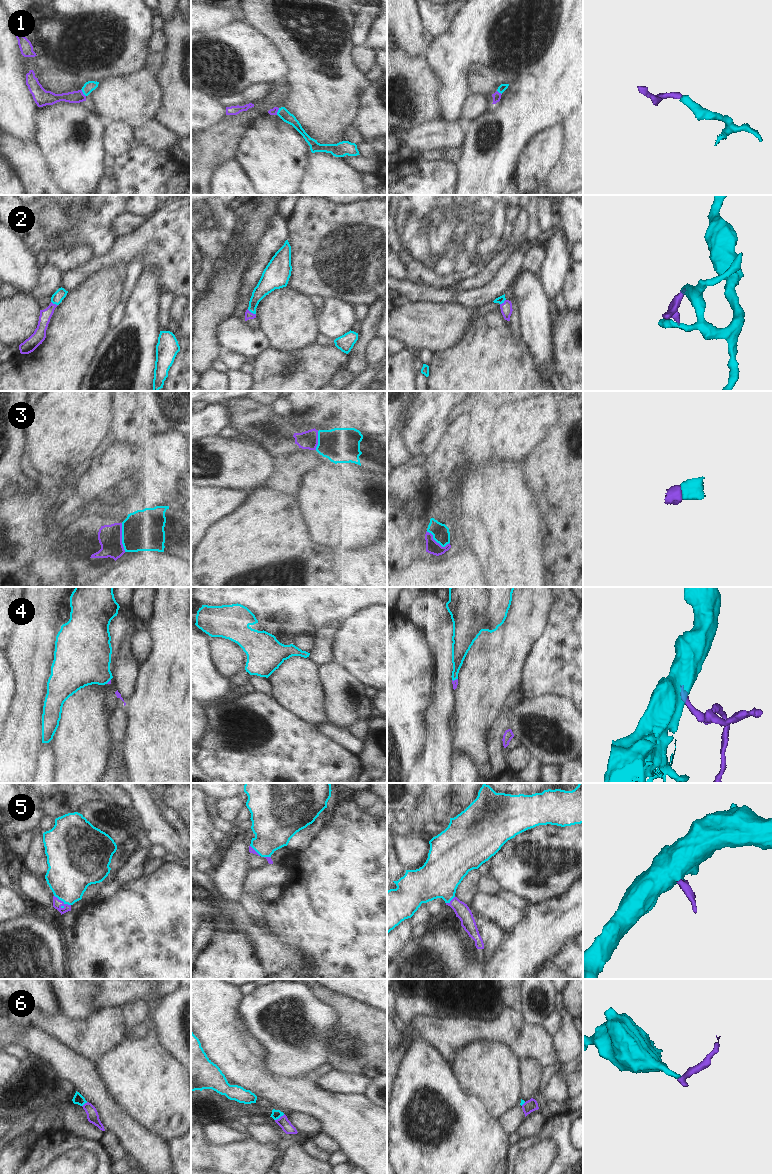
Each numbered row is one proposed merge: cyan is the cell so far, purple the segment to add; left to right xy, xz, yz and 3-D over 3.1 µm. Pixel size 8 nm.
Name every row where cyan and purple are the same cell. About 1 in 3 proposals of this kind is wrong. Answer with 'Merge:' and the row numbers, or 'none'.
Merge: 1, 2, 3, 4, 5

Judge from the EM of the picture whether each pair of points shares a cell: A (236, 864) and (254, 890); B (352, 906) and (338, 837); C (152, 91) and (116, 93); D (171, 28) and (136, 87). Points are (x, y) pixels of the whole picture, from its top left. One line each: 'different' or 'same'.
A: different
B: same
C: same
D: different

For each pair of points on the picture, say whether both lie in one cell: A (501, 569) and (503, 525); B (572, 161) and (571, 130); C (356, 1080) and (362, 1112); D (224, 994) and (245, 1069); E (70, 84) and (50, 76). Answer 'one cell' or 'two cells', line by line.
A: one cell
B: one cell
C: two cells
D: one cell
E: one cell

